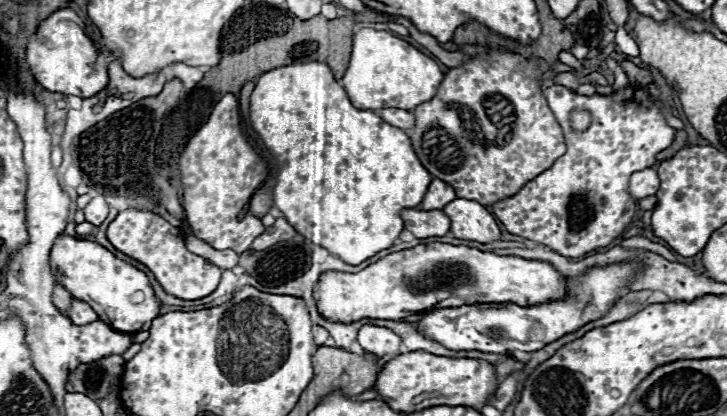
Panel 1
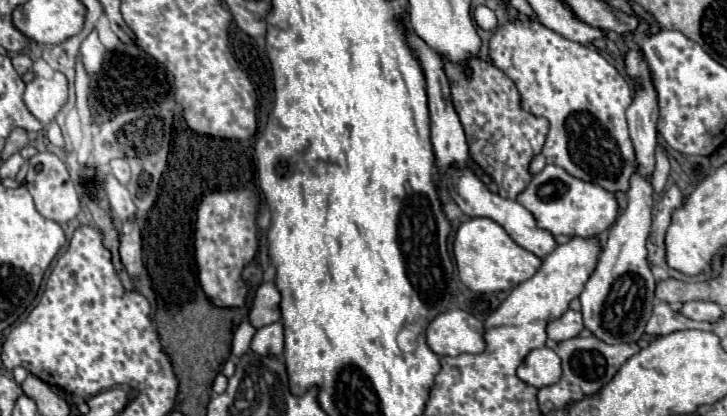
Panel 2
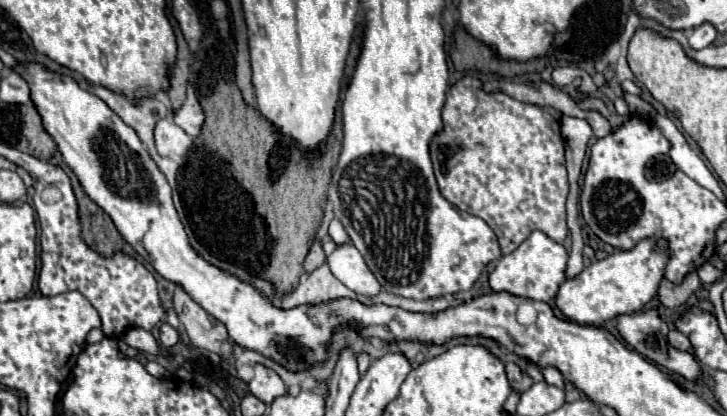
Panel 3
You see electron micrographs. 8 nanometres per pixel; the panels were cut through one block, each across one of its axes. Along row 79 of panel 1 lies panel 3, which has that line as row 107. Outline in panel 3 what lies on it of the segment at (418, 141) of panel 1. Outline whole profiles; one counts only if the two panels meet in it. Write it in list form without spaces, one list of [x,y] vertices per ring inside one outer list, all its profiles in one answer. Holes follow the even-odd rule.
[[[468,76],[448,90],[446,104],[442,108],[442,122],[444,130],[436,134],[430,144],[430,156],[442,196],[460,210],[482,218],[496,232],[502,254],[516,250],[534,230],[540,230],[554,242],[562,244],[568,236],[568,178],[560,122],[536,104],[524,104],[500,92],[486,94],[480,90],[480,82]]]

